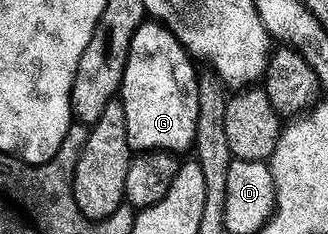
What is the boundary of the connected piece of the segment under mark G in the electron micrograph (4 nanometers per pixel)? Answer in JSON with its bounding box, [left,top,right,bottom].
[118,21,198,153]

